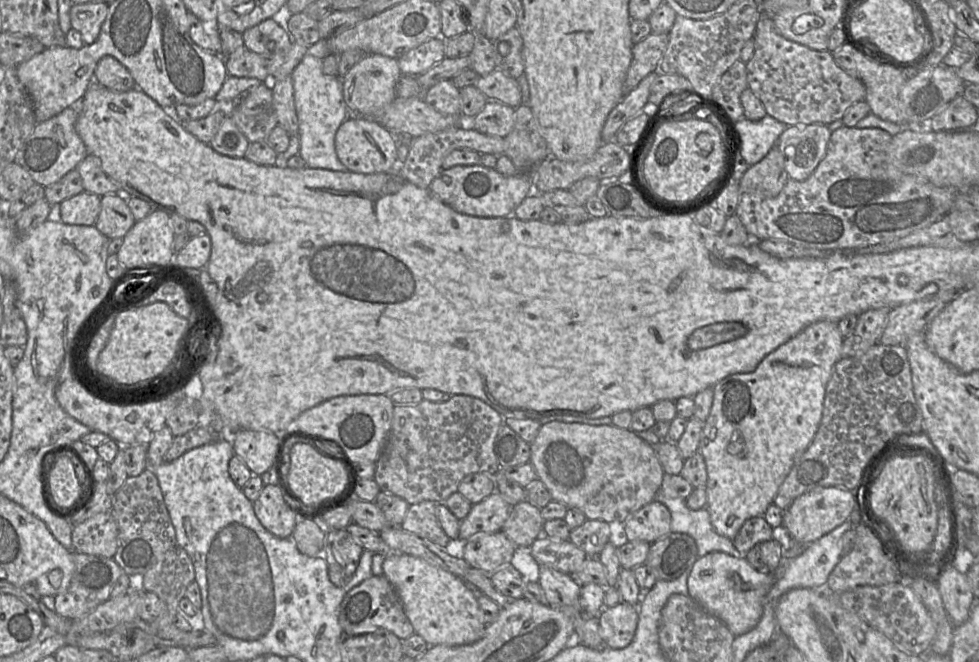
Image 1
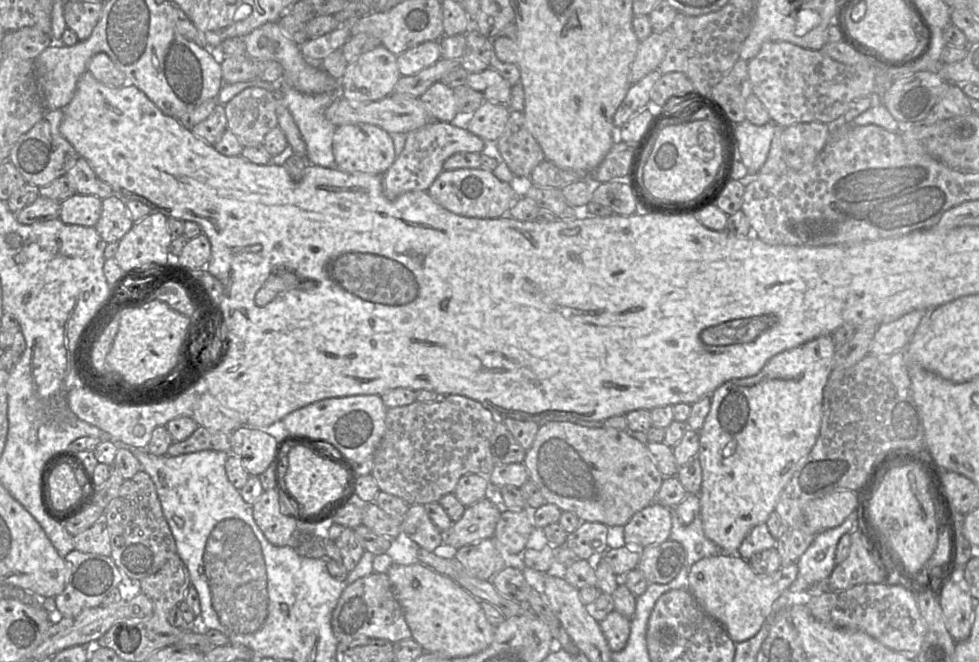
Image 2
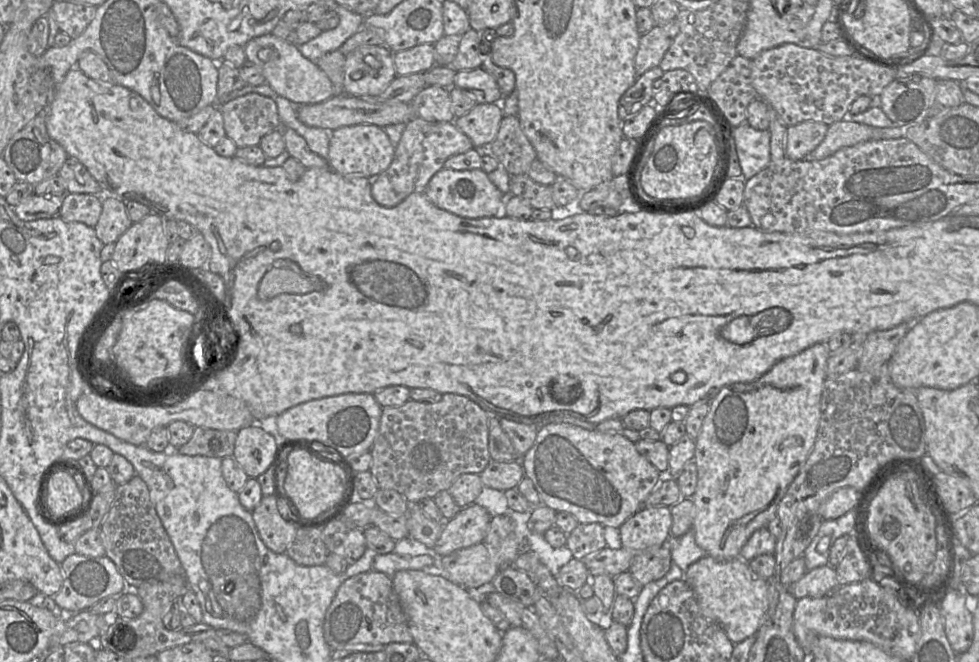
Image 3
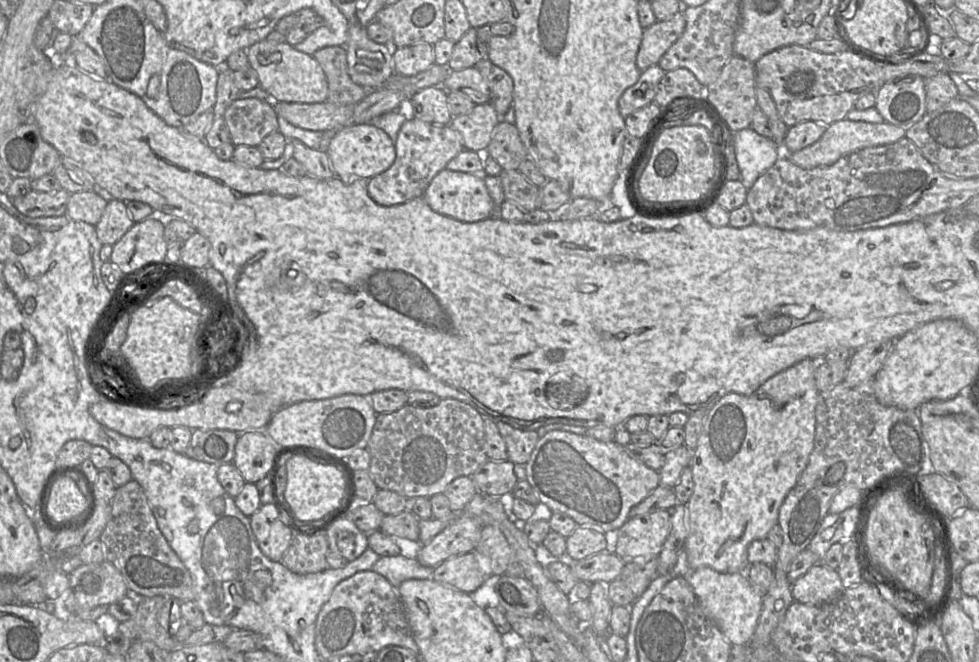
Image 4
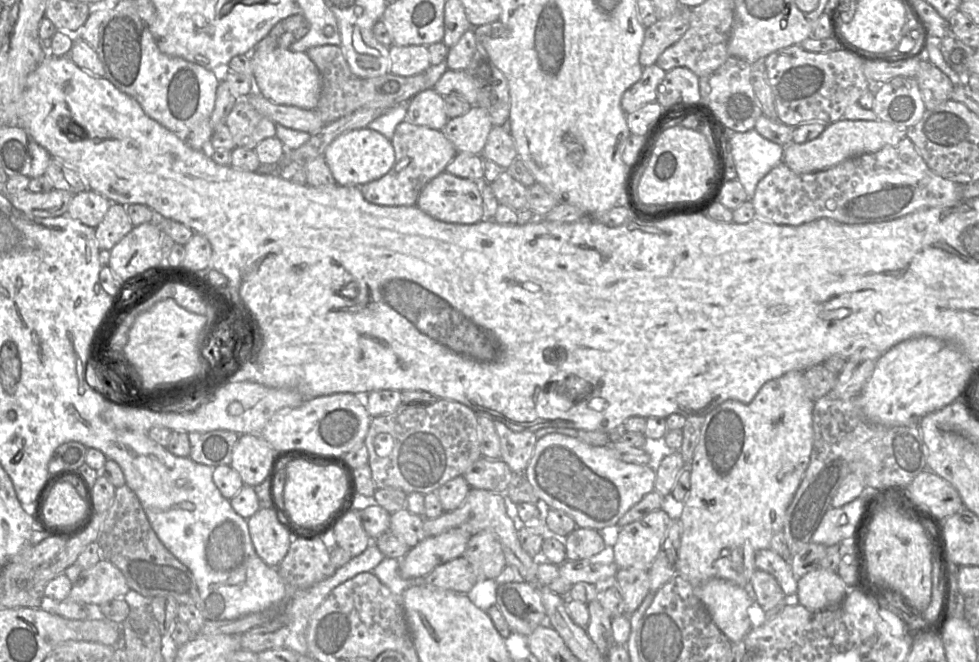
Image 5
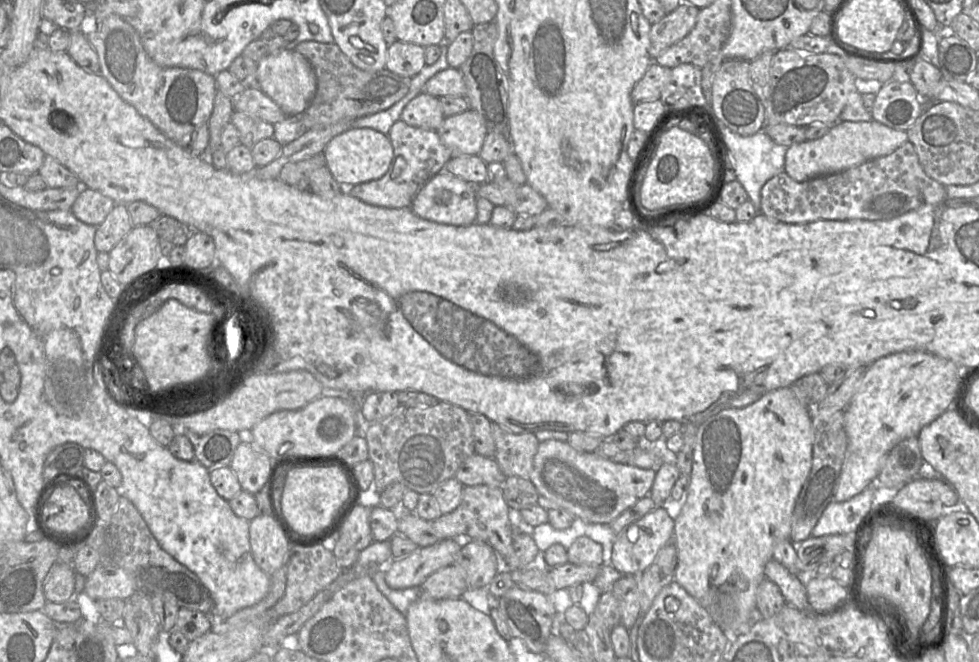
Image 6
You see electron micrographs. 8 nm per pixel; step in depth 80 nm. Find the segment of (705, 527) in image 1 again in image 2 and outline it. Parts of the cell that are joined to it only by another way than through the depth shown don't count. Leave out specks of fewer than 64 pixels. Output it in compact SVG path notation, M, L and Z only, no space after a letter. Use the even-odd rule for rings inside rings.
M668 507L671 513L672 528L669 539L679 542L686 552L685 566L691 566L704 557L710 557L723 553L721 548L709 540L703 529L700 517L684 525L676 514L675 507Z

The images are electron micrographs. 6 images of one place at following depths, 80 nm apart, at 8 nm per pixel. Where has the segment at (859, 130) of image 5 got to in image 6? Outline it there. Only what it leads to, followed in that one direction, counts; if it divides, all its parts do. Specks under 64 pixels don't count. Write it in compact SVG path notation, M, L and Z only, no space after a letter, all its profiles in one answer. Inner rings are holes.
M837 121L821 138L805 140L786 150L784 171L795 181L840 172L866 161L886 156L908 141L907 131L890 128L878 121Z

